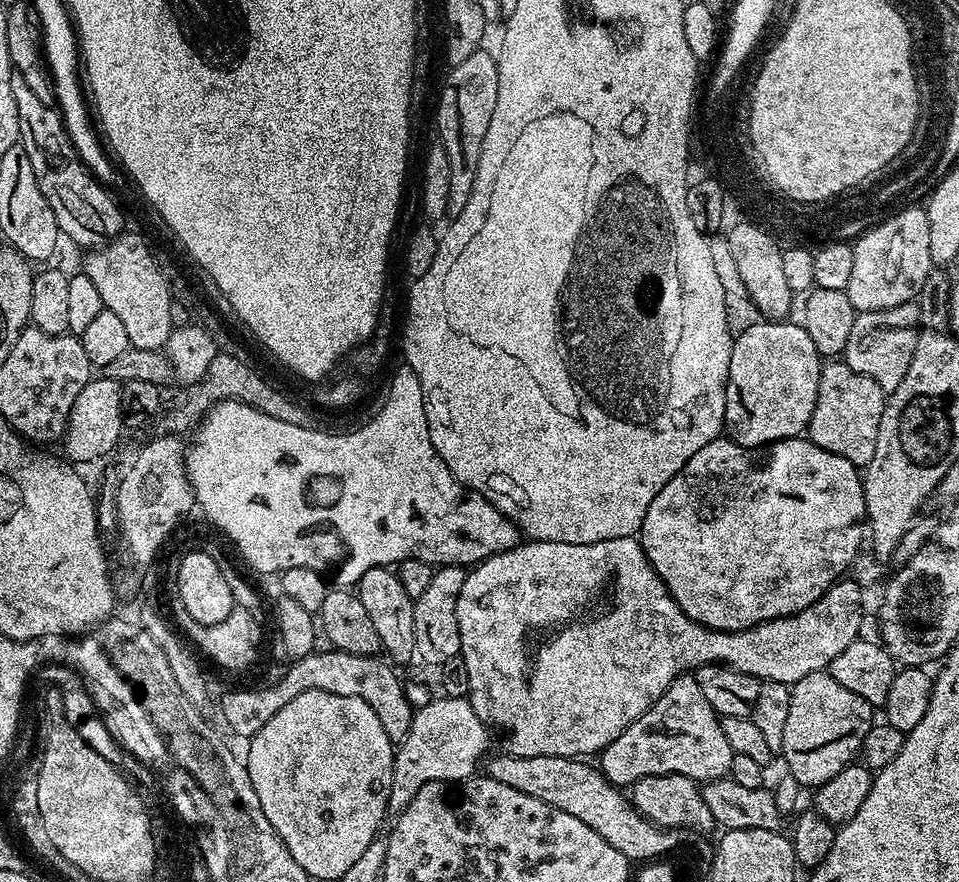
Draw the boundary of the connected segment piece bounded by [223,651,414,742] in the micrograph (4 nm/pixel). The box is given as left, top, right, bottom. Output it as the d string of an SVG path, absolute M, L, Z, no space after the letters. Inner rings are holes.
M331 652L330 654L310 653L306 658L293 660L289 668L281 674L280 680L268 684L265 688L240 688L237 692L228 690L225 694L223 711L232 721L233 728L244 732L248 738L258 734L286 702L294 702L298 694L310 690L322 690L330 694L342 694L350 698L362 698L374 714L378 714L378 722L382 722L382 730L386 730L393 742L404 740L410 734L412 725L412 703L406 698L404 684L396 677L397 669L387 659L379 655L363 656L349 652Z

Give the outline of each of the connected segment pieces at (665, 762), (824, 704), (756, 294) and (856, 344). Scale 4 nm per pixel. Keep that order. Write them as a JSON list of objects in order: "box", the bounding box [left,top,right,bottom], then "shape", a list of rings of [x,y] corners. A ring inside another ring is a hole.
[{"box":[598,675,733,786],"shape":[[[695,675],[679,676],[646,714],[599,753],[598,767],[617,786],[631,786],[638,778],[654,774],[682,774],[697,782],[727,777],[733,753],[720,721],[702,695]]]},{"box":[782,671,874,790],"shape":[[[828,671],[806,674],[796,684],[791,685],[790,711],[786,717],[786,731],[782,733],[782,759],[788,767],[788,772],[804,788],[815,790],[821,788],[834,774],[838,774],[845,766],[857,759],[858,753],[864,747],[866,734],[874,723],[873,705],[868,704],[854,690],[846,690]]]},{"box":[726,223,794,321],"shape":[[[748,223],[731,225],[727,230],[729,232],[726,232],[726,239],[730,246],[730,254],[734,254],[734,266],[738,266],[738,278],[742,278],[742,286],[746,288],[746,294],[752,300],[753,309],[757,313],[760,311],[764,315],[761,317],[767,318],[769,321],[783,321],[787,317],[784,315],[792,308],[794,294],[790,290],[790,285],[786,283],[785,272],[782,271],[782,248],[781,245],[776,245],[775,235],[771,231],[767,233],[757,232]]]},{"box":[842,302,920,394],"shape":[[[916,302],[899,304],[886,310],[859,313],[850,330],[850,342],[846,342],[842,359],[850,366],[850,370],[858,370],[858,374],[866,374],[866,378],[874,378],[878,386],[882,386],[885,394],[890,394],[906,378],[906,370],[910,370],[910,358],[914,358],[914,346],[918,346],[920,333],[920,305]]]}]

